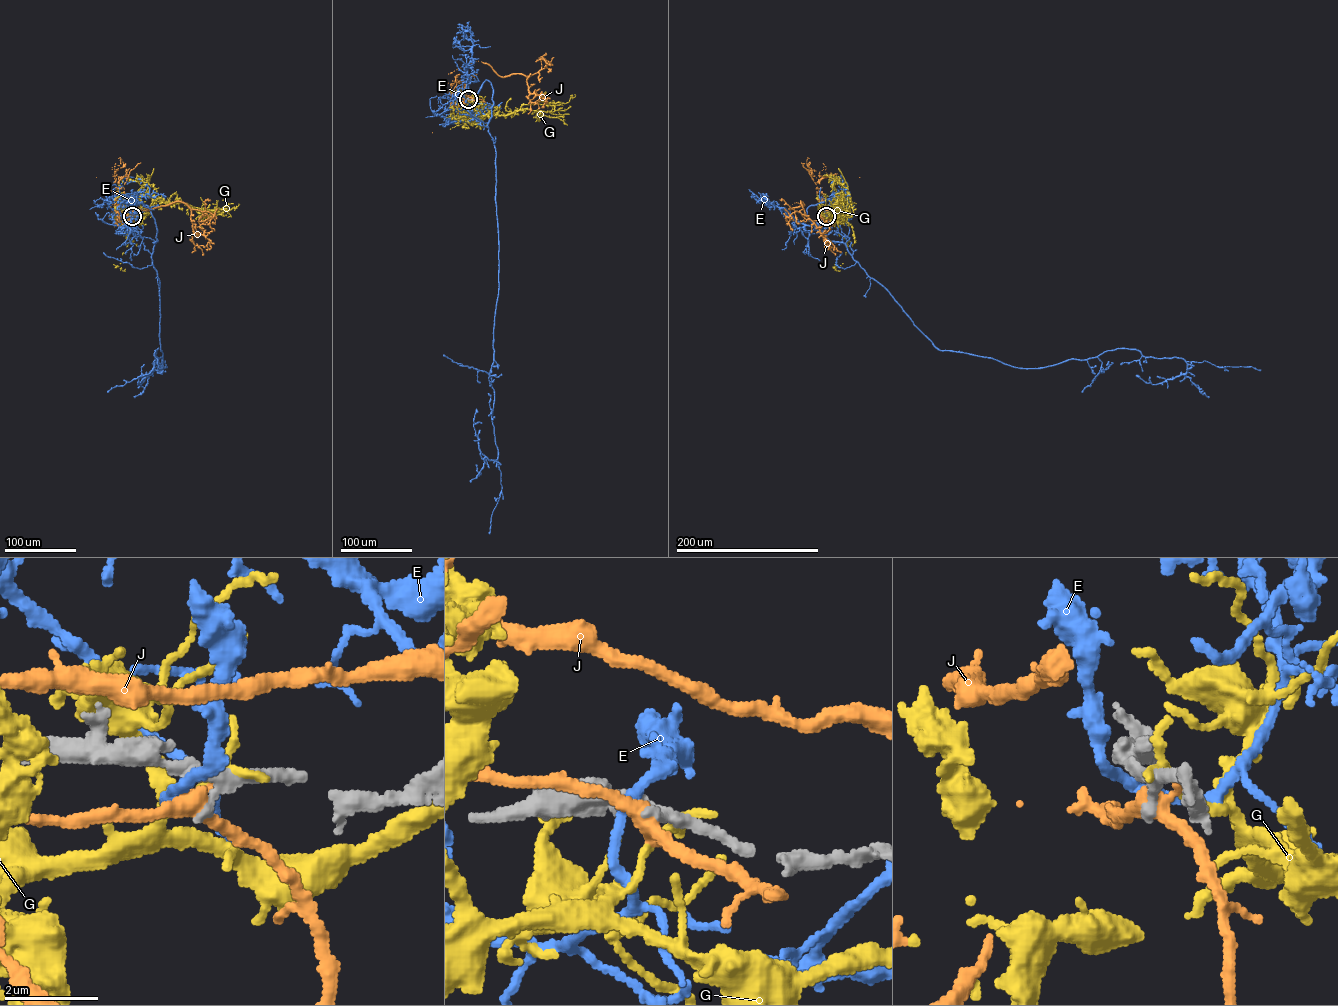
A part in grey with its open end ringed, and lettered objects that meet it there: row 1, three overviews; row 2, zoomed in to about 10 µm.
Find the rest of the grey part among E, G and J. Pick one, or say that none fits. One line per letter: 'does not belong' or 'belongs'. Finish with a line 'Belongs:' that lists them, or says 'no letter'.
E: does not belong
G: does not belong
J: does not belong
Belongs: no letter

